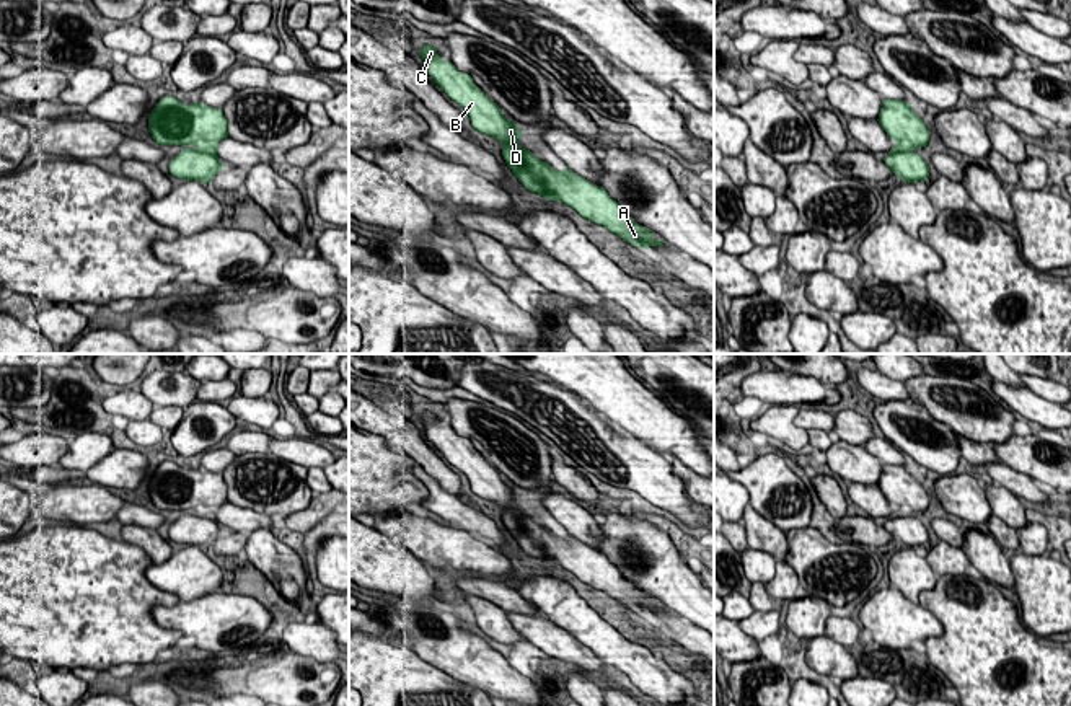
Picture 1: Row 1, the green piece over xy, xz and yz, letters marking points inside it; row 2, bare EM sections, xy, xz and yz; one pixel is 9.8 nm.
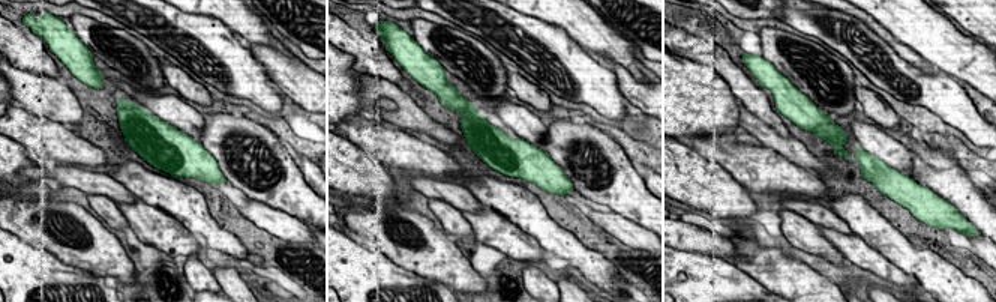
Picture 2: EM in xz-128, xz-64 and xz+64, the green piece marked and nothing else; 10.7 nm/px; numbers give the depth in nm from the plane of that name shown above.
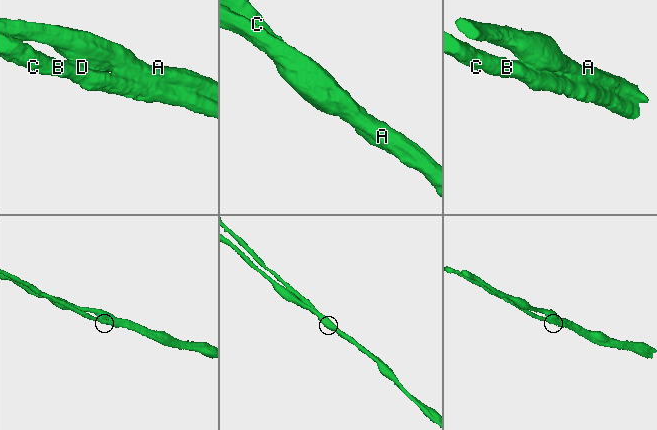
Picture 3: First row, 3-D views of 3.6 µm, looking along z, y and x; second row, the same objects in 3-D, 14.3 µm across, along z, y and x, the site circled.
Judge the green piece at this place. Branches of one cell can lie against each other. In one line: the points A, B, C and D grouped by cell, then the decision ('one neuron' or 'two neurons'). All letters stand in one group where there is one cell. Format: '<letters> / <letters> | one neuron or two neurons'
A / B C D | two neurons

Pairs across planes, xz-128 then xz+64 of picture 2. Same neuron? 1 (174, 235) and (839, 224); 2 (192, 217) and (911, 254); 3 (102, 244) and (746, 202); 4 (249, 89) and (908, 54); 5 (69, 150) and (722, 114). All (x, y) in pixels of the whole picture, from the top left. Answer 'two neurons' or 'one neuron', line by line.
1: two neurons
2: one neuron
3: two neurons
4: two neurons
5: two neurons

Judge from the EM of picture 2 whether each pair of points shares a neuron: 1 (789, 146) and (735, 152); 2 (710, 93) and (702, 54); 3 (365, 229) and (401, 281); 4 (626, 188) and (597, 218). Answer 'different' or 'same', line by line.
1: different
2: different
3: different
4: different

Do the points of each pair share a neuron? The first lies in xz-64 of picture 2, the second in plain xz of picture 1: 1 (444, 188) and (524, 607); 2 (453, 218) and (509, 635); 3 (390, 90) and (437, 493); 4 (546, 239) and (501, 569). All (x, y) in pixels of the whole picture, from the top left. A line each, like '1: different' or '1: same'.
1: same
2: same
3: same
4: different

